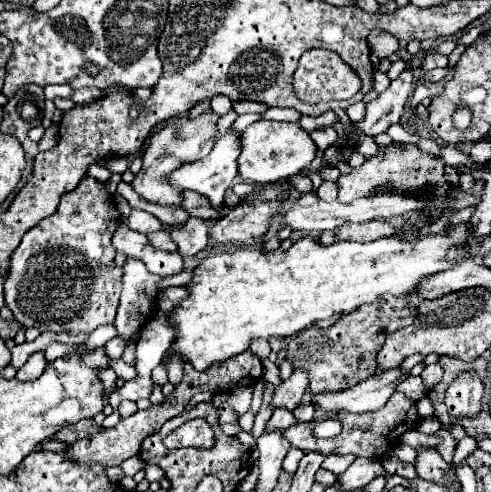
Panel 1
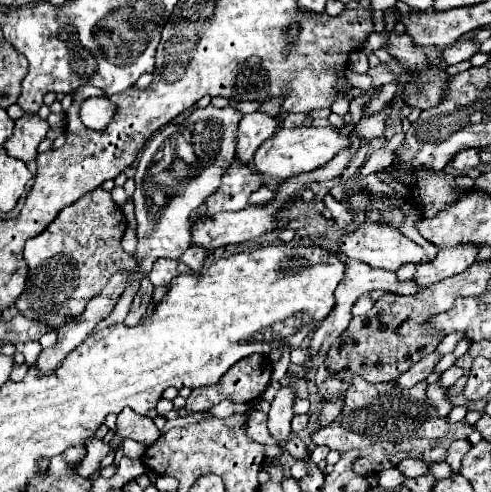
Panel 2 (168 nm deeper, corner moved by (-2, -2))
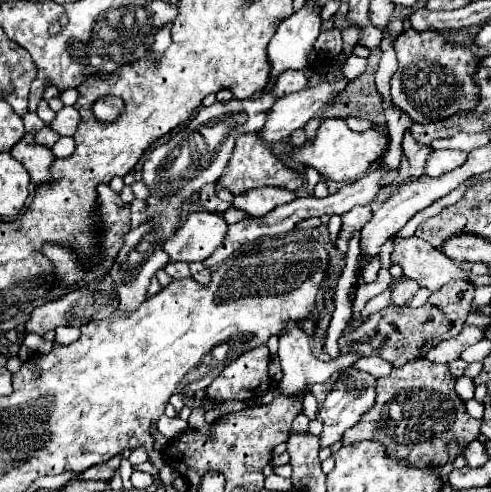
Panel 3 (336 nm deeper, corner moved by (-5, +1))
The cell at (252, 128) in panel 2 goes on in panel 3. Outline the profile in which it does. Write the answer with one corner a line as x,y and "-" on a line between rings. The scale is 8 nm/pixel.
340,80
336,84
322,82
316,88
300,90
276,100
276,104
266,112
266,124
260,130
264,142
280,142
288,138
294,130
304,128
304,124
342,88
346,88
348,80

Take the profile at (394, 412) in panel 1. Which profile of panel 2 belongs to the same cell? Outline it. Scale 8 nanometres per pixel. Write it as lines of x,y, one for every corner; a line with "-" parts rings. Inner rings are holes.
353,377
351,389
345,393
343,421
341,415
327,427
311,433
315,445
327,445
339,453
349,449
361,451
361,459
355,463
357,473
381,473
383,469
397,467
403,459
415,457
431,463
441,463
447,457
451,441
469,439
473,425
467,421
449,423
445,417
437,415
437,407
425,395
427,381
403,389
393,383
369,383
363,377
-
437,441
433,447
431,443

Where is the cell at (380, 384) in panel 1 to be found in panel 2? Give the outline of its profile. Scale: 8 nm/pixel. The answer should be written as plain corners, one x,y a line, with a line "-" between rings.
431,353
431,355
427,355
427,357
423,357
419,363
415,363
407,373
403,373
395,383
399,385
399,387
405,387
405,389
409,389
411,385
417,385
419,381
425,381
433,371
435,371
435,365
439,363
439,359
441,359
443,355
441,353

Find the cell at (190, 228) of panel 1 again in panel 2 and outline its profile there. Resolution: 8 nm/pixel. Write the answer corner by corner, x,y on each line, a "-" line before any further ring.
189,247
179,261
185,263
193,273
201,273
203,261
205,261
205,251
199,249
199,247

